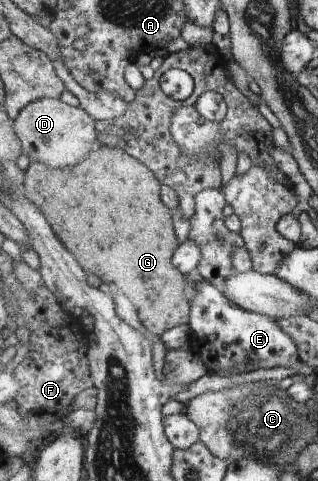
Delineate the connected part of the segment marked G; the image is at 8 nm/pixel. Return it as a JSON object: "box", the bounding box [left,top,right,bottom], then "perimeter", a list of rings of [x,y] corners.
{"box":[25,147,192,338],"perimeter":[[[100,147],[84,163],[72,169],[48,167],[46,173],[44,163],[32,163],[32,167],[28,169],[25,189],[28,189],[25,191],[28,199],[38,205],[40,211],[44,211],[52,225],[52,231],[66,250],[74,255],[84,272],[98,277],[115,290],[120,290],[135,306],[137,317],[146,328],[147,334],[152,333],[162,338],[170,329],[190,325],[192,303],[188,289],[189,279],[173,264],[173,255],[180,243],[176,239],[177,233],[174,232],[172,210],[164,205],[160,197],[162,183],[147,164],[126,149]]]}

